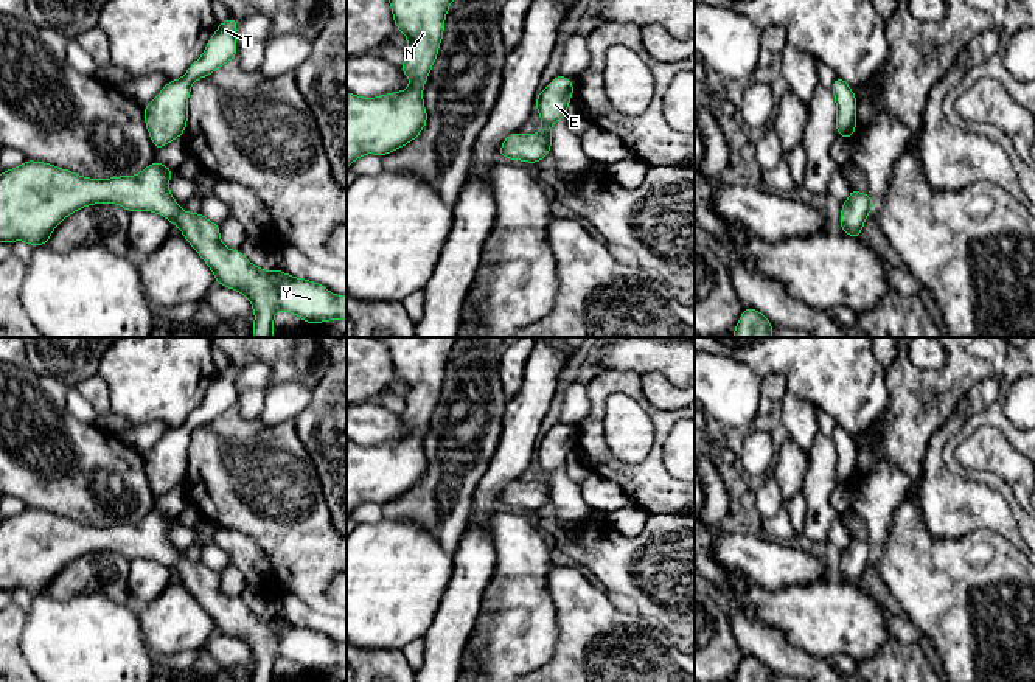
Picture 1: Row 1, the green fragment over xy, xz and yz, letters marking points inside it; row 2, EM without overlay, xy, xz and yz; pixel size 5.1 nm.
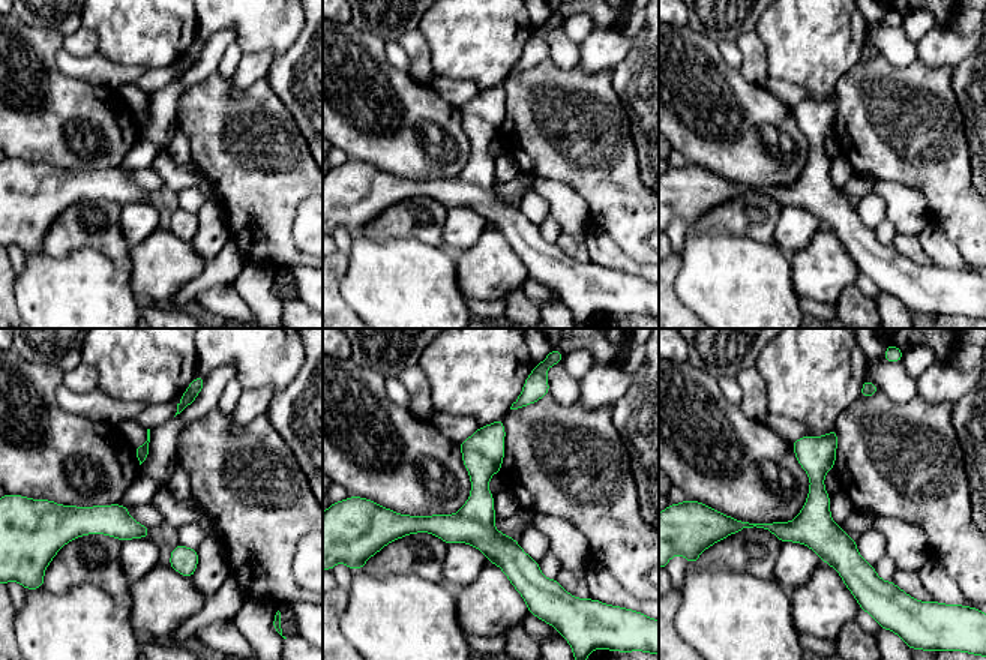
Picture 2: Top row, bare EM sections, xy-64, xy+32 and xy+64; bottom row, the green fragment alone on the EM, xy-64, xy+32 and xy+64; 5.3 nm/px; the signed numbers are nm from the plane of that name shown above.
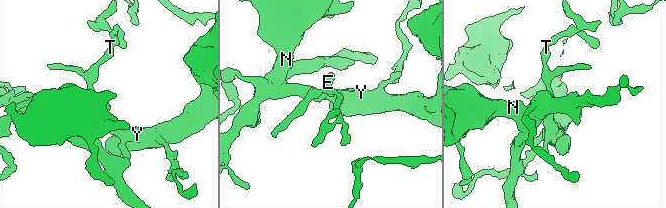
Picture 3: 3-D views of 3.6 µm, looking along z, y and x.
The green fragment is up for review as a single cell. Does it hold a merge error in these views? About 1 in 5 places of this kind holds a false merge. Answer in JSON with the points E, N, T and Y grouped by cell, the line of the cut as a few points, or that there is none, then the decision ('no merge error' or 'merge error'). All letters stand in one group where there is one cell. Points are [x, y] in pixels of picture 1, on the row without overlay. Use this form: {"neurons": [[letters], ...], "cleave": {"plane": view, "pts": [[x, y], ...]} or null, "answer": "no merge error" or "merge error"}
{"neurons": [["E", "N", "T", "Y"]], "cleave": null, "answer": "no merge error"}

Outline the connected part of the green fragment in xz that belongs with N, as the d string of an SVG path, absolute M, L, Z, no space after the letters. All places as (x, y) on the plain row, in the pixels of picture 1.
M373 337L382 340L392 354L395 374L407 384L406 410L398 416L410 427L402 440L362 446L347 440L347 519L365 502L385 503L415 488L427 471L423 437L444 381L444 367L457 342L463 337Z

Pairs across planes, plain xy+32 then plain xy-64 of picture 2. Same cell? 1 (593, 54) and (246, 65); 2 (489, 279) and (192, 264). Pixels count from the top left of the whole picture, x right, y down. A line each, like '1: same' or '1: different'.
1: same
2: same

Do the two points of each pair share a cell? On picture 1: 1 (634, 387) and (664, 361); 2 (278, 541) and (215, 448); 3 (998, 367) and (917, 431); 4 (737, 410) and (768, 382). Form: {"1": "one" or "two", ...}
{"1": "two", "2": "one", "3": "one", "4": "two"}

